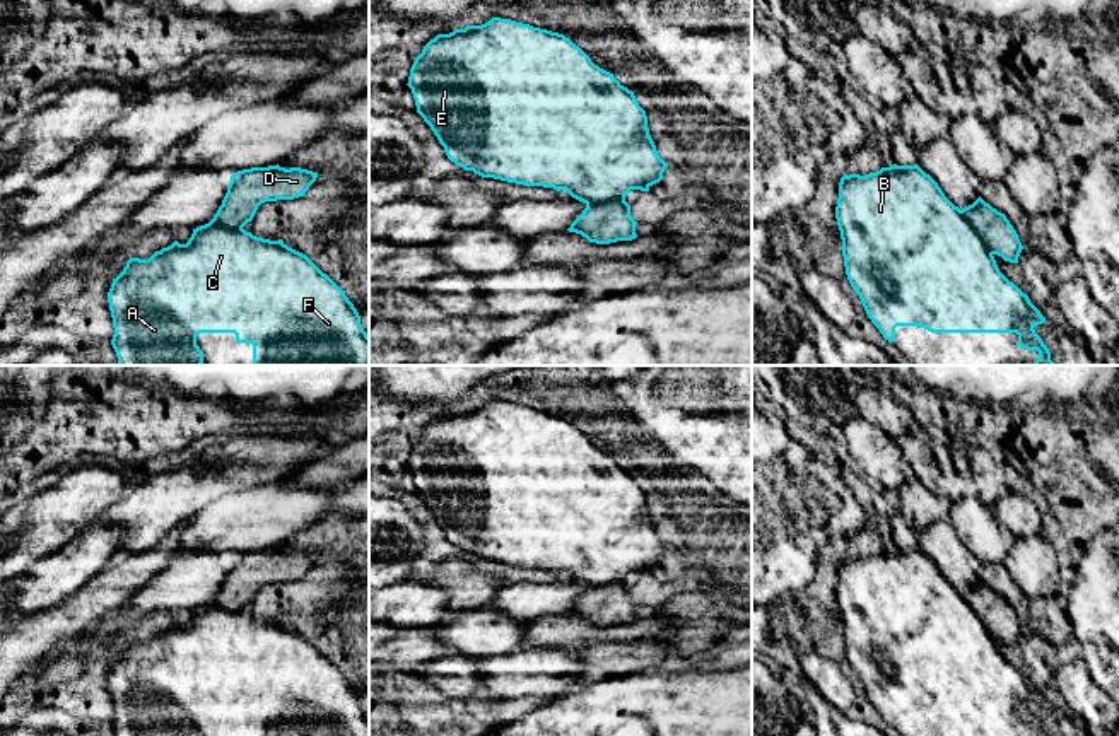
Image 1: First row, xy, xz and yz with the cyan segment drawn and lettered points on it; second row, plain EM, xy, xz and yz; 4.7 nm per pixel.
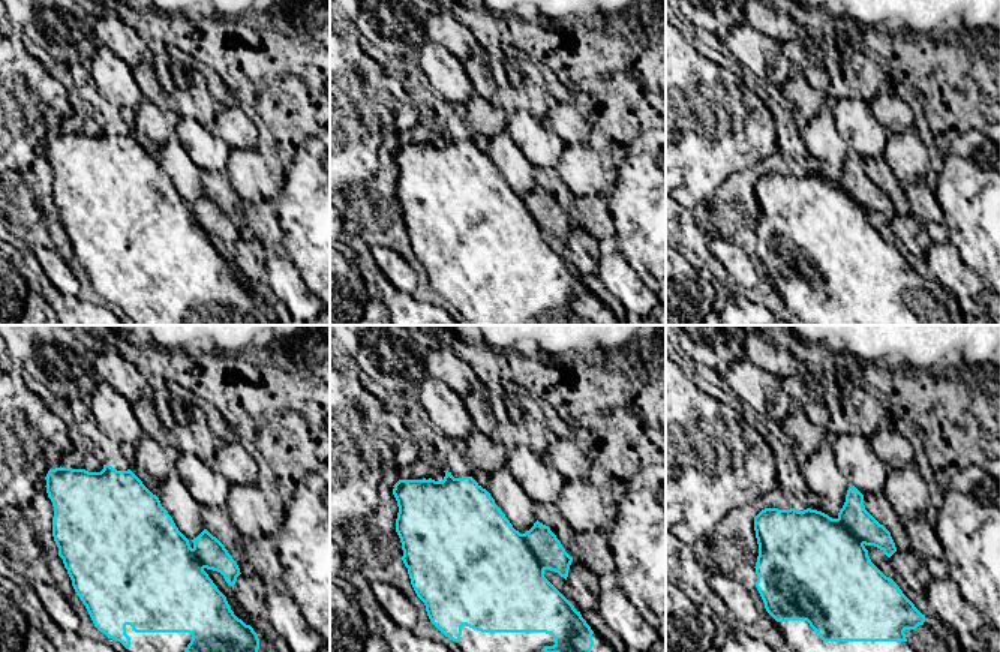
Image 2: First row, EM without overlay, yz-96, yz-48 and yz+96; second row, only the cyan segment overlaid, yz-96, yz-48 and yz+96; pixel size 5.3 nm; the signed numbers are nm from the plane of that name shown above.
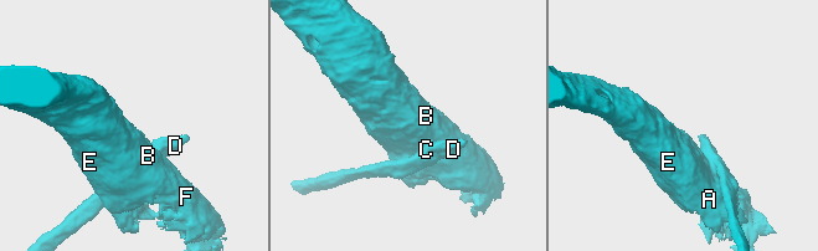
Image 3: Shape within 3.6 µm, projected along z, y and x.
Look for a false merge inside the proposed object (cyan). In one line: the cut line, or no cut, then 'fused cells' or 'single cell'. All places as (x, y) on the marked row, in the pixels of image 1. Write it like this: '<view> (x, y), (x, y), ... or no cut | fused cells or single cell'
yz (960, 210), (993, 253) | fused cells

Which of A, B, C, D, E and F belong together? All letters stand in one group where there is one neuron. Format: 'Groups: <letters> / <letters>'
Groups: A B C E F / D

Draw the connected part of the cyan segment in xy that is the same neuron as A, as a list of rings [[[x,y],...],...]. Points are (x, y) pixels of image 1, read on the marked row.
[[[208,222],[193,229],[186,244],[174,241],[149,260],[130,258],[108,292],[118,365],[202,365],[200,333],[234,333],[253,345],[253,365],[369,365],[369,335],[345,292],[306,254],[282,239],[256,237]]]

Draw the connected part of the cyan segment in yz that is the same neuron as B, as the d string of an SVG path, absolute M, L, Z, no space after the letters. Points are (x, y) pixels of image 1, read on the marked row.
M893 164L866 176L844 174L835 219L847 280L885 340L893 342L897 326L921 326L931 333L1016 333L1020 348L1039 352L1032 365L1056 365L1034 330L1046 318L999 272L962 210L917 164Z

